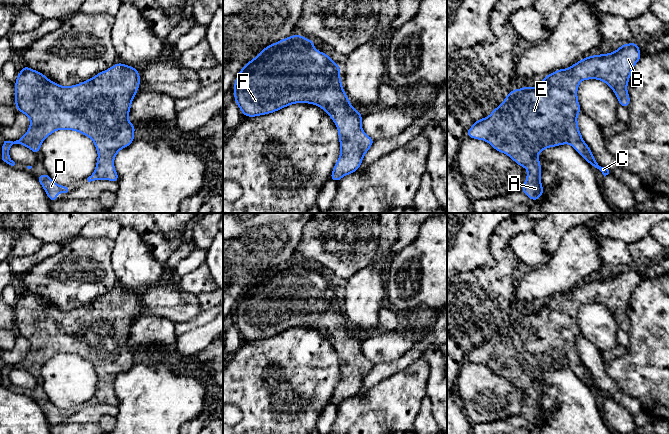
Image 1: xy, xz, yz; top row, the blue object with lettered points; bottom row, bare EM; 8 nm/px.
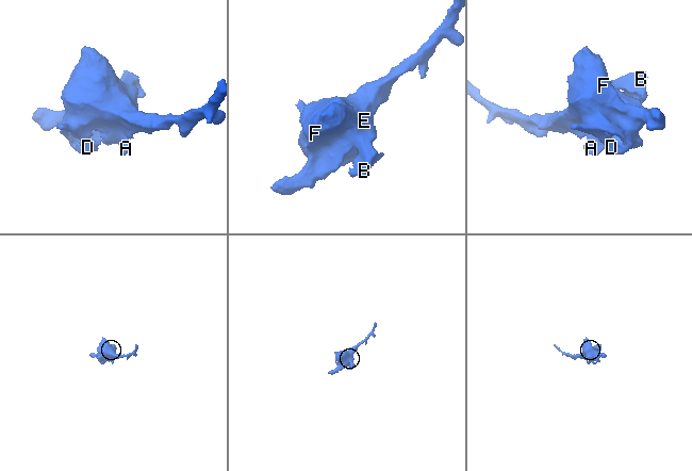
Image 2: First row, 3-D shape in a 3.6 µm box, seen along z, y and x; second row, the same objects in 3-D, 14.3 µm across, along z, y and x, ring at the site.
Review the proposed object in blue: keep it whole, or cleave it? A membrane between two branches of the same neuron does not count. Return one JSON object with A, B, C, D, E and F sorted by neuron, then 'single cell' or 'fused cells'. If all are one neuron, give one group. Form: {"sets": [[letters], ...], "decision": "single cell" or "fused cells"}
{"sets": [["A", "B", "C", "D", "E", "F"]], "decision": "single cell"}

